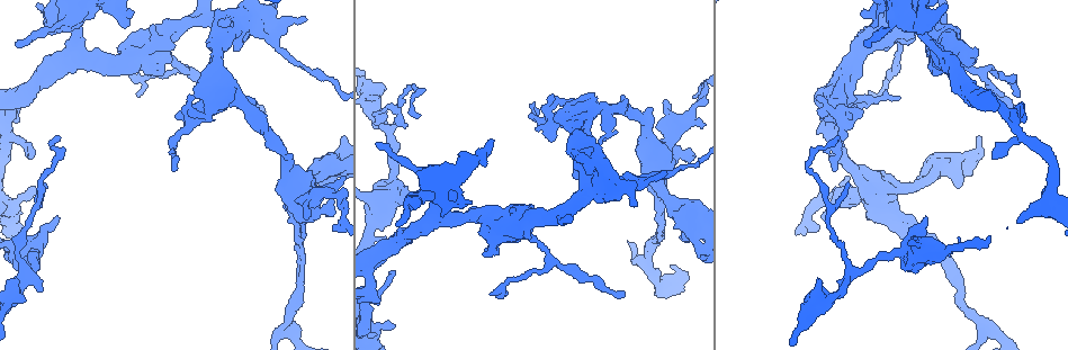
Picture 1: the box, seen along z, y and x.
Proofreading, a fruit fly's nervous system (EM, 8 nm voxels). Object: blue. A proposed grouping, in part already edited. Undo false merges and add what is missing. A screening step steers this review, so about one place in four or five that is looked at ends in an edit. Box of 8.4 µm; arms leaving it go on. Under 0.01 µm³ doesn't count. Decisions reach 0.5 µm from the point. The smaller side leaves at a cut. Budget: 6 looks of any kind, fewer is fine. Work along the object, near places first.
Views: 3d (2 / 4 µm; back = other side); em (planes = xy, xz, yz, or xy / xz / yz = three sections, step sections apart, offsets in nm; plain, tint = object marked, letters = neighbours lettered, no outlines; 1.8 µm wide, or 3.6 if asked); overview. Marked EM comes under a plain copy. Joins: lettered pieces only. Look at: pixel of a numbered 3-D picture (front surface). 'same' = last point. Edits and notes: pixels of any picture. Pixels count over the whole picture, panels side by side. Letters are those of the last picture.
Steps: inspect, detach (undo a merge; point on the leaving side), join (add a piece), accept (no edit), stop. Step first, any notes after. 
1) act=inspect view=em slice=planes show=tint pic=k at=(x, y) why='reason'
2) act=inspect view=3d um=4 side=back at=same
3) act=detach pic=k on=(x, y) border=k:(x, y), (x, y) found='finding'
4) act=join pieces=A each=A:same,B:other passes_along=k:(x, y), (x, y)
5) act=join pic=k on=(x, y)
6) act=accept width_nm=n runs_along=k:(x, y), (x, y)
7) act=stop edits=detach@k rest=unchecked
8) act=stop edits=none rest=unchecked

act=inspect view=3d um=4 pic=1 at=(264, 110) why='an open end'

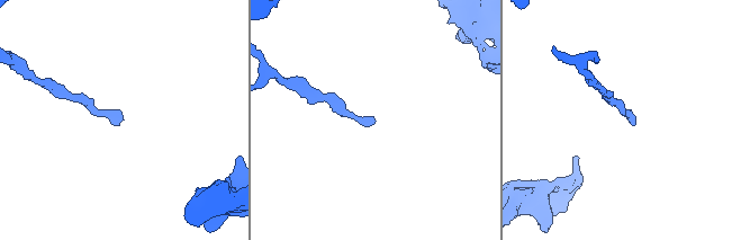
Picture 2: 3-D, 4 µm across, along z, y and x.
act=inspect view=em slice=yz step=4 show=letters pic=2 at=(122, 117) why='need the tissue'

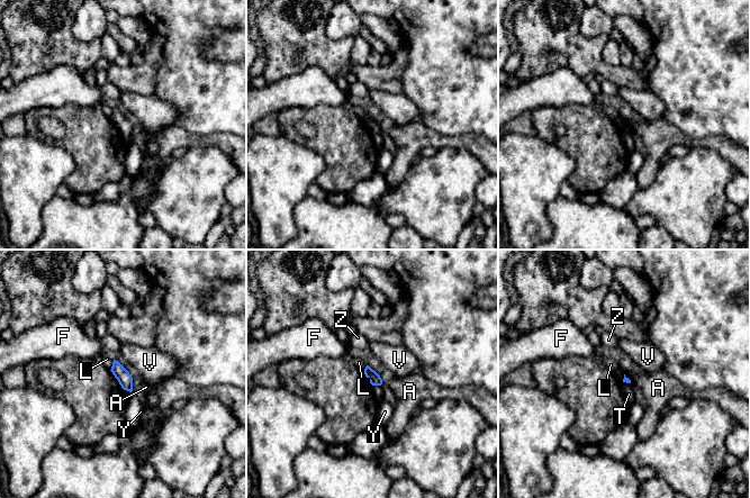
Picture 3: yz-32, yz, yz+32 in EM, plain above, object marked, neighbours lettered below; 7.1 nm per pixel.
act=inspect view=em slice=planes show=letters at=same

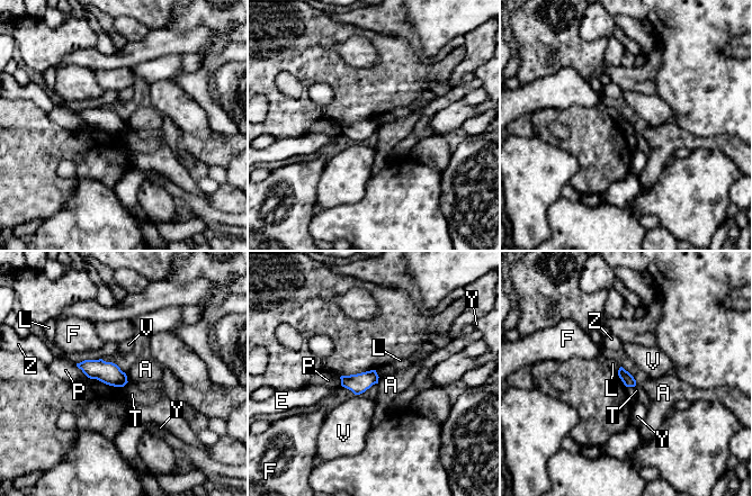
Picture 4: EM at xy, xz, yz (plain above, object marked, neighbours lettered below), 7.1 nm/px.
act=accept width_nm=90 each=A:other,E:other,F:other,L:other,P:other,T:other,V:other,Y:other,Z:other found='none of them fits'

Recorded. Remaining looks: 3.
act=inspect view=em um=3.6 slice=xz step=8 show=letters pic=1 at=(393, 194)

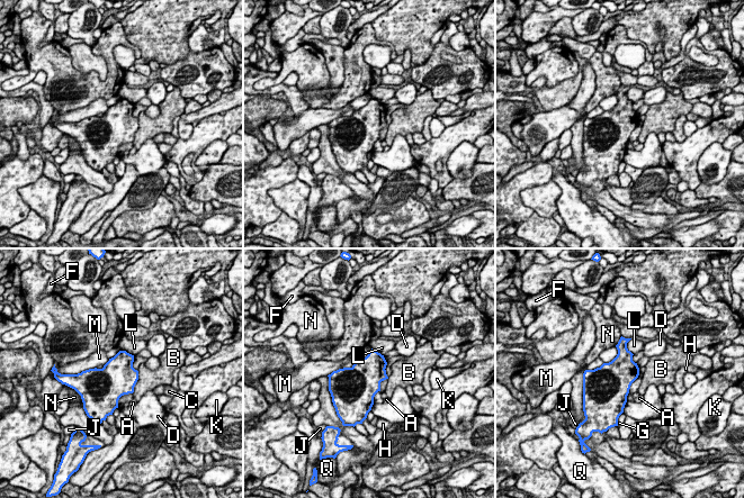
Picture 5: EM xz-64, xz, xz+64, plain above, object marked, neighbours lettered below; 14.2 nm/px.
act=inspect view=em um=3.6 slice=planes show=letters at=same why='another direction'

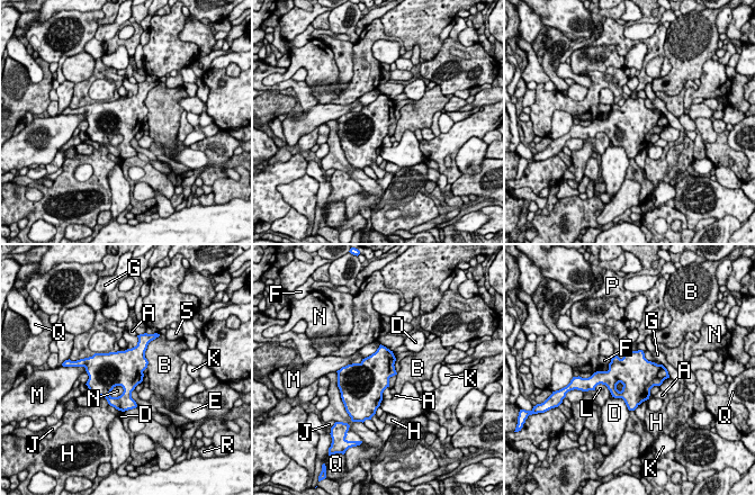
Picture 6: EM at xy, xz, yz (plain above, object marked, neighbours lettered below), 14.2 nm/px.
act=accept each=A:other,B:other,D:other,E:other,F:other,G:other,H:other,J:other,K:other,L:other,M:other,N:other,P:other,Q:other,R:other,S:other border=6:(124, 389), (117, 396), (109, 395) found='all the same cell'

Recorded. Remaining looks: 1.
act=inspect view=em slice=planes show=letters pic=1 at=(32, 155) why='tapers out'

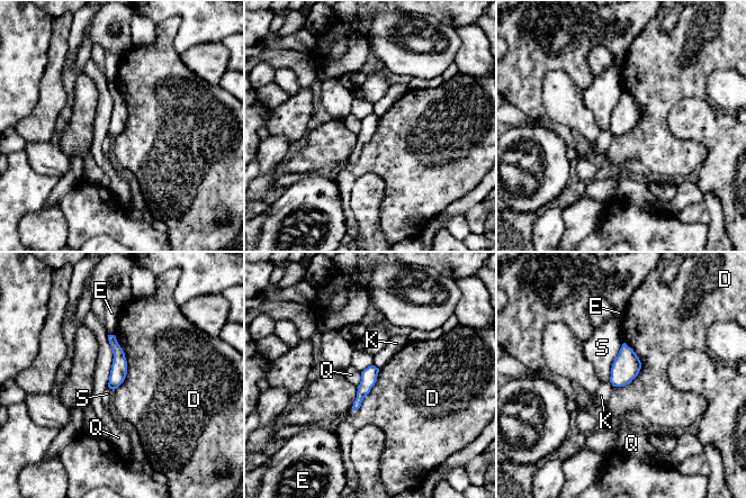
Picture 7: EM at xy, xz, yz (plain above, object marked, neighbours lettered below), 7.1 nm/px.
act=accept each=D:other,E:other,K:other,Q:other,S:other border=7:(623, 342), (640, 370), (613, 387) found='none of them fits'

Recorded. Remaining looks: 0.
act=stop edits=none rest=unchecked

